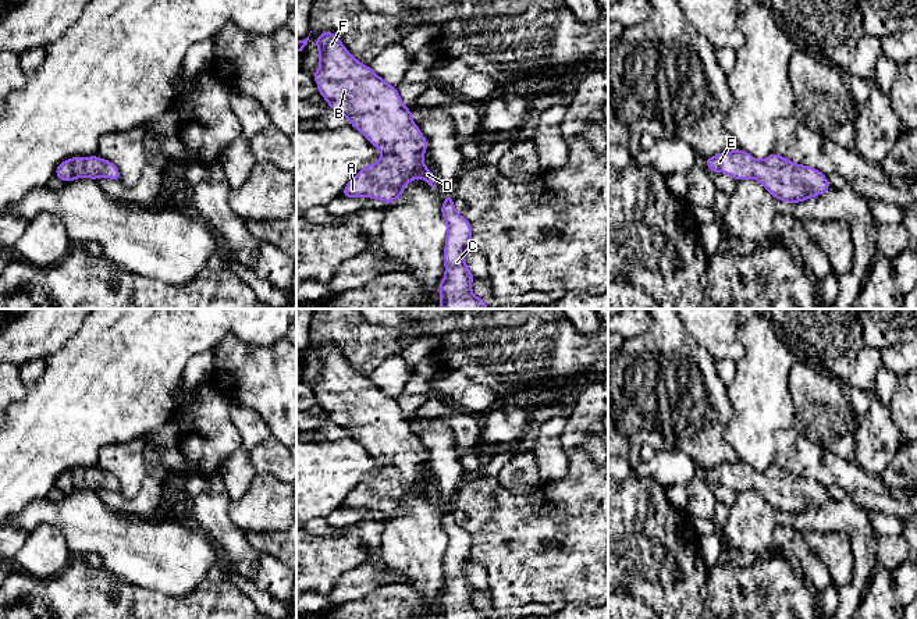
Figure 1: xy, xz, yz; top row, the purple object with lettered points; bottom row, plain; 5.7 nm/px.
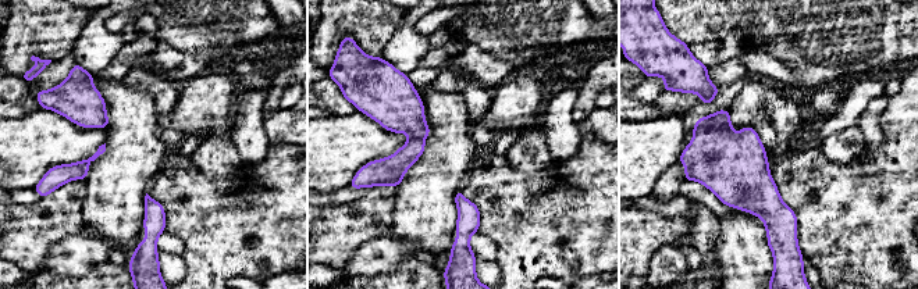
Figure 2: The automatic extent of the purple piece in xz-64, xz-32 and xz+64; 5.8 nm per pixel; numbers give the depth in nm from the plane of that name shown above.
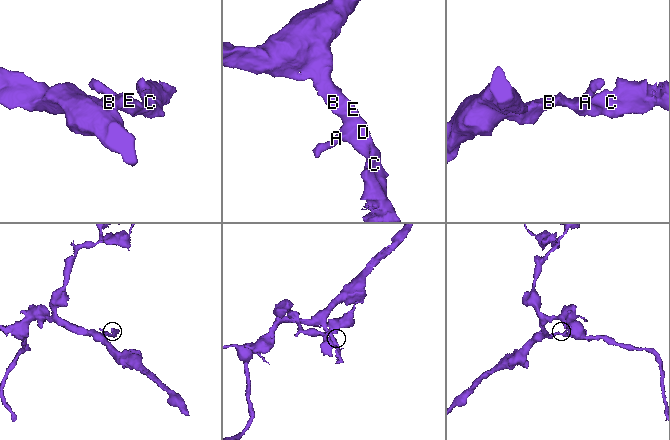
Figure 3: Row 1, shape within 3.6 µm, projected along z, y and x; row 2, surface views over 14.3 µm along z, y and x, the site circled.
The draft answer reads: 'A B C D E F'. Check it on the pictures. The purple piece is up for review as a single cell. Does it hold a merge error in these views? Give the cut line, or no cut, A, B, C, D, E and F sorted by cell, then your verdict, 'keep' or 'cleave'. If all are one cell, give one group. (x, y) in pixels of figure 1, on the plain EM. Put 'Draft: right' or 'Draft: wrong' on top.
Draft: right
no cut | A B C D E F | keep

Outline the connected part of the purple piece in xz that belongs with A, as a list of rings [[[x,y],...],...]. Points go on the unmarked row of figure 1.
[[[330,342],[316,352],[320,378],[313,384],[319,405],[338,426],[346,428],[353,440],[377,459],[383,467],[363,479],[344,499],[345,509],[372,509],[391,516],[399,511],[409,492],[423,490],[431,499],[434,485],[423,474],[427,451],[412,433],[412,421],[406,420],[397,399],[380,389],[369,377],[358,373]]]

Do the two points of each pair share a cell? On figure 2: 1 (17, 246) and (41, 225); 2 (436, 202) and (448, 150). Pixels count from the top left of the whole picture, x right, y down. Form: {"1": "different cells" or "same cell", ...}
{"1": "same cell", "2": "same cell"}

